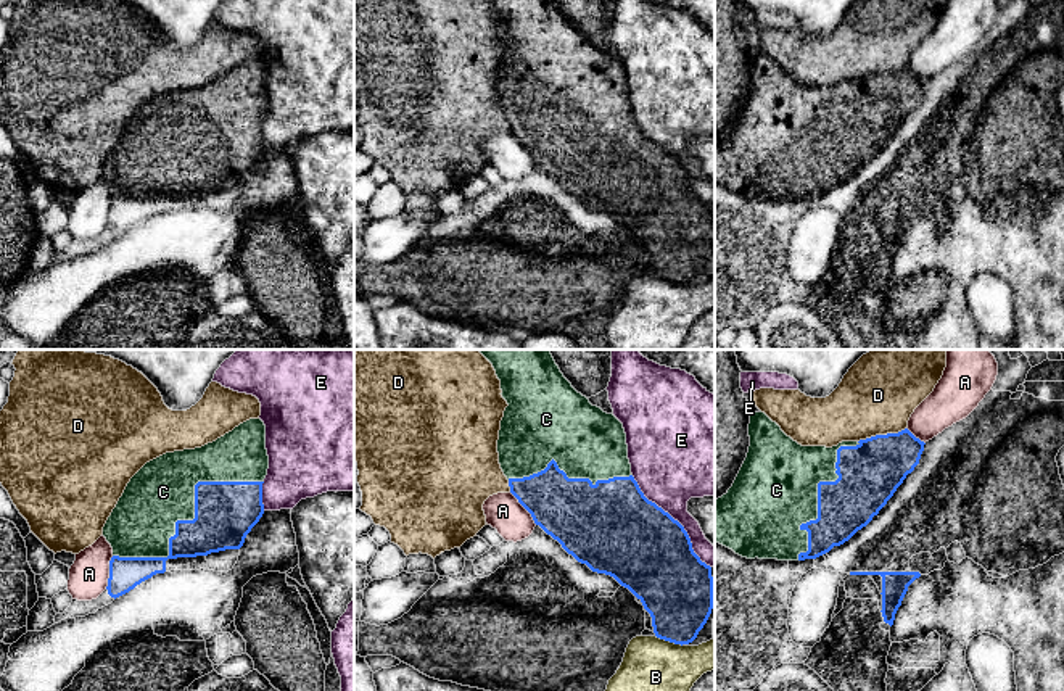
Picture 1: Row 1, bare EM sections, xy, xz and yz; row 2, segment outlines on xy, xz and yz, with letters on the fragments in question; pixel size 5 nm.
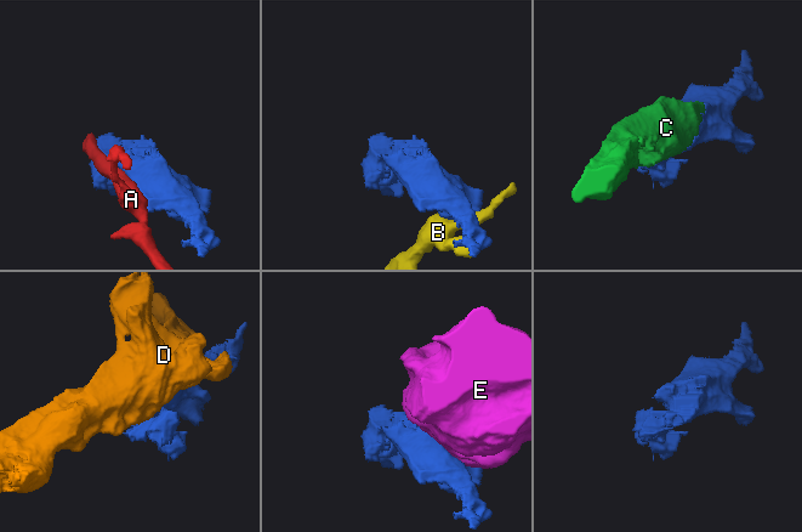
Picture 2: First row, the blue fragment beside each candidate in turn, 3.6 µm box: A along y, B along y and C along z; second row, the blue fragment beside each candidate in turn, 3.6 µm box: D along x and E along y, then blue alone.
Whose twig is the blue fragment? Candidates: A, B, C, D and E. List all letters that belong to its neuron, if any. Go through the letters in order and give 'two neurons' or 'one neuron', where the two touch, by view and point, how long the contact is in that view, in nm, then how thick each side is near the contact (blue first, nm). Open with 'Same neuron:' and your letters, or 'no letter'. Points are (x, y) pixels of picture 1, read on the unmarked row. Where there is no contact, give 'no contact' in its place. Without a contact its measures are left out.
Same neuron: C
A: two neurons | xy (110, 211) | 170 nm | 160/200 nm
B: two neurons | xz (668, 279) | 150 nm | 360/360 nm
C: one neuron | xy (190, 160) | 850 nm | 300/320 nm
D: two neurons | yz (881, 74) | 260 nm | 300/360 nm
E: two neurons | xz (673, 158) | 600 nm | 420/360 nm

